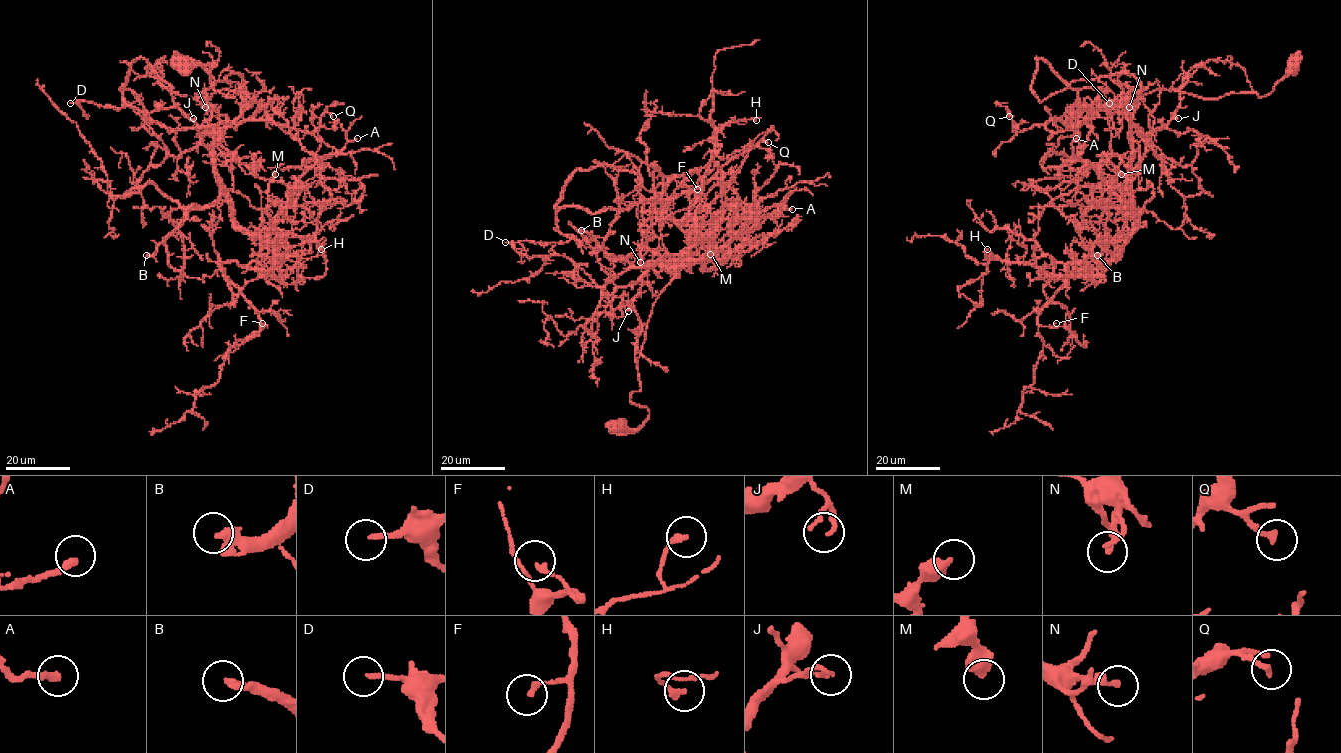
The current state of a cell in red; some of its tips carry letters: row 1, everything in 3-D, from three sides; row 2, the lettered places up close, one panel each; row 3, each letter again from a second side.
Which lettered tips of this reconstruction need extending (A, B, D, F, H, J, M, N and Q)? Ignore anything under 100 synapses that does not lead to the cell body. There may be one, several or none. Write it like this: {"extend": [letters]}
{"extend": ["B"]}

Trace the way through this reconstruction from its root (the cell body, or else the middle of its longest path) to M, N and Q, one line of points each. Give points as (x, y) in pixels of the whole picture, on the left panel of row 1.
M: (183, 65), (214, 78), (196, 97), (230, 89), (244, 102), (214, 167), (231, 217), (253, 240), (275, 174)
N: (183, 65), (242, 96), (139, 57), (123, 100), (205, 107)
Q: (183, 65), (244, 102), (215, 177), (256, 234), (316, 161), (299, 110), (279, 125), (333, 116)

